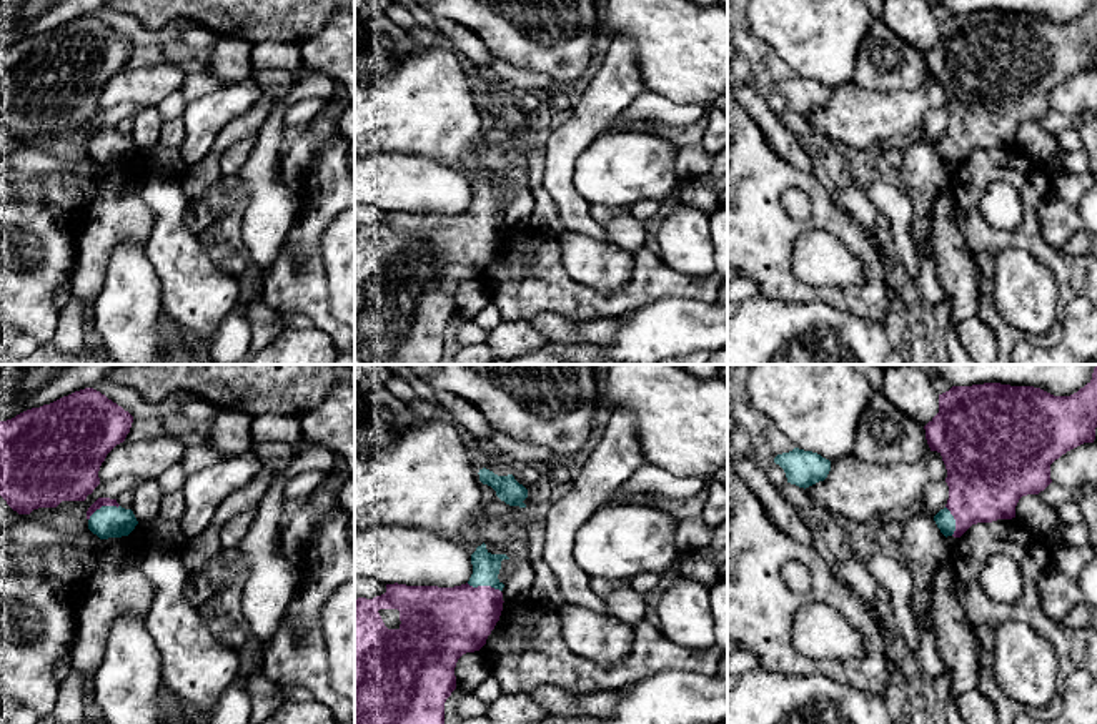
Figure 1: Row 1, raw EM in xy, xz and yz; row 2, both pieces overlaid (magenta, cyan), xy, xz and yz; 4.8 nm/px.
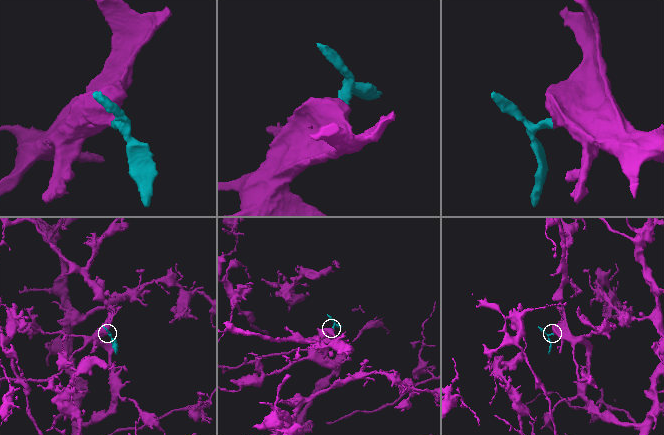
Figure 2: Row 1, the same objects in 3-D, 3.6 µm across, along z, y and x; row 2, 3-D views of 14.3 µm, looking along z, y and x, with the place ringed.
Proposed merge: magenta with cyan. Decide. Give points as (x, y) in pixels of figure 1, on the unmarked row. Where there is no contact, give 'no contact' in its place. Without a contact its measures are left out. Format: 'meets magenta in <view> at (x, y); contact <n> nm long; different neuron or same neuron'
meets magenta in xz at (483, 213); contact 170 nm long; same neuron

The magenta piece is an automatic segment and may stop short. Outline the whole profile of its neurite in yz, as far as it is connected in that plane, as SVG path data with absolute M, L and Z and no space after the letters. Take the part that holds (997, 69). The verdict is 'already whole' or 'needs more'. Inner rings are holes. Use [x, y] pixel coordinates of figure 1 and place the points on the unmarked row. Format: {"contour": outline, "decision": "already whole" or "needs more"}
{"contour": "M1097 0L1070 23L1054 23L1034 13L984 10L952 13L939 22L939 40L924 53L931 78L937 78L947 97L949 126L934 148L941 160L960 165L972 151L1015 145L1022 123L1039 121L1050 110L1050 92L1067 78L1094 70L1097 55Z", "decision": "needs more"}

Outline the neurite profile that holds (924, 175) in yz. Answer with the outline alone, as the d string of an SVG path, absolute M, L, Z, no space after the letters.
M932 110L924 115L921 133L901 143L904 160L899 176L901 186L909 195L914 210L911 233L919 261L926 258L932 243L936 200L951 185L947 165L934 148L934 143L946 135L947 126L947 110Z

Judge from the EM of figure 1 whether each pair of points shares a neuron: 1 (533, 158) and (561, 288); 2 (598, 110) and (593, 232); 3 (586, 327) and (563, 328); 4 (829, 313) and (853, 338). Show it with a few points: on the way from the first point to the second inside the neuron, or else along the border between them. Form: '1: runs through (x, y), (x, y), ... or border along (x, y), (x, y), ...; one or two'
1: border along (530, 225), (556, 238); two
2: runs through (570, 140), (563, 148), (563, 193), (568, 202); one
3: runs through (581, 328), (568, 328); one
4: runs through (836, 320), (848, 332); one

